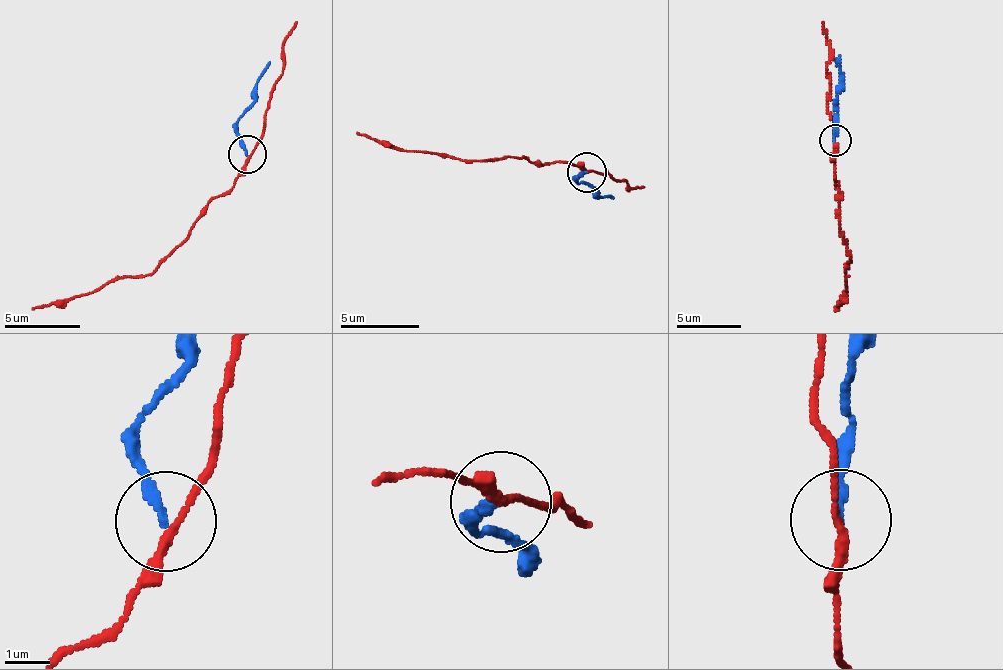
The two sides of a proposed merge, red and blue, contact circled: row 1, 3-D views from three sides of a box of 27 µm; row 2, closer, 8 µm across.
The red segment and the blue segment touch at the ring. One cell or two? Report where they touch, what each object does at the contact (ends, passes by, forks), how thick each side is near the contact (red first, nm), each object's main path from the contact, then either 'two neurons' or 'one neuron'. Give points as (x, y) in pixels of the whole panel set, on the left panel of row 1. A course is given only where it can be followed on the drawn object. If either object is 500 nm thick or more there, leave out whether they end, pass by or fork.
place (247, 154); red passes by; blue ends; calibres 170 and 220 nm; course red (250, 155), (235, 184), (208, 204), (178, 245), (149, 273), (114, 276), (84, 294), (31, 310); course blue (246, 155), (239, 115), (254, 101), (254, 82), (269, 60); two neurons

